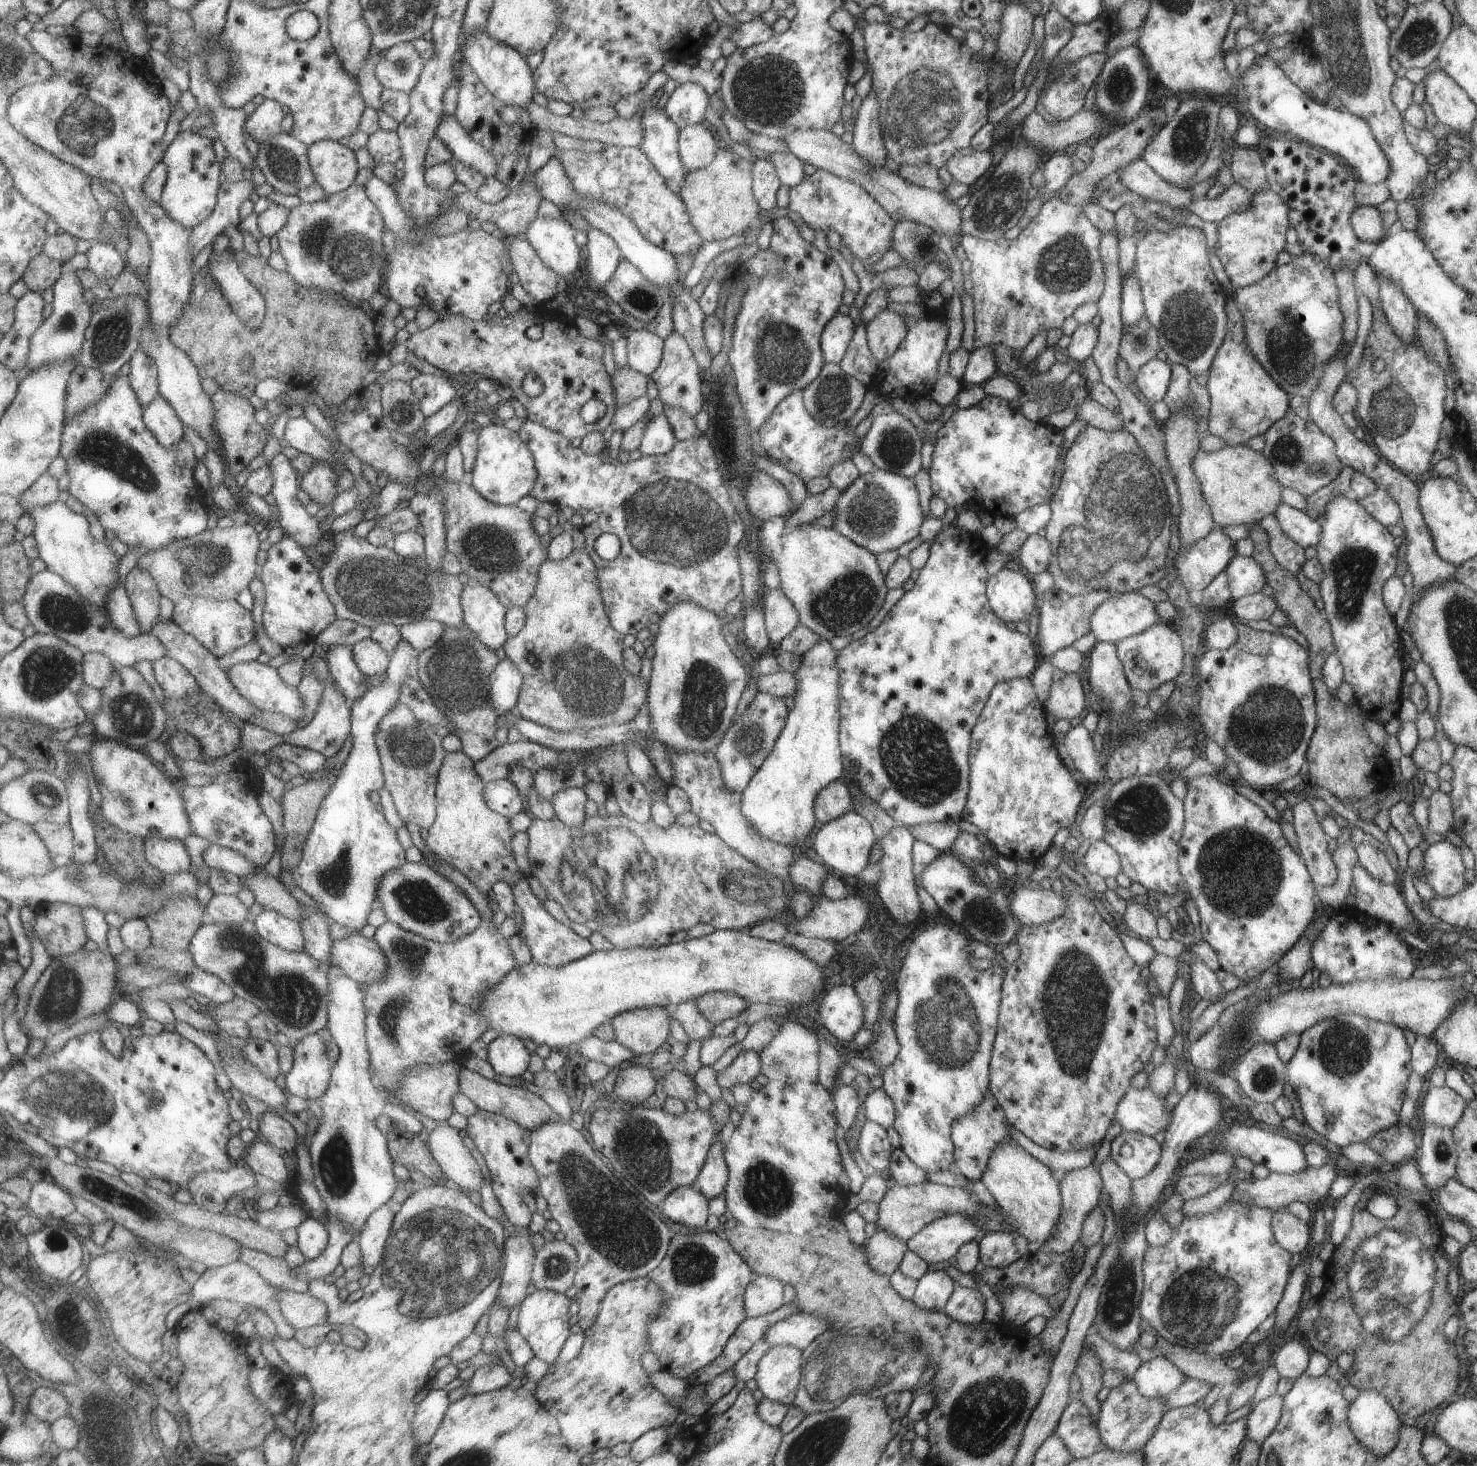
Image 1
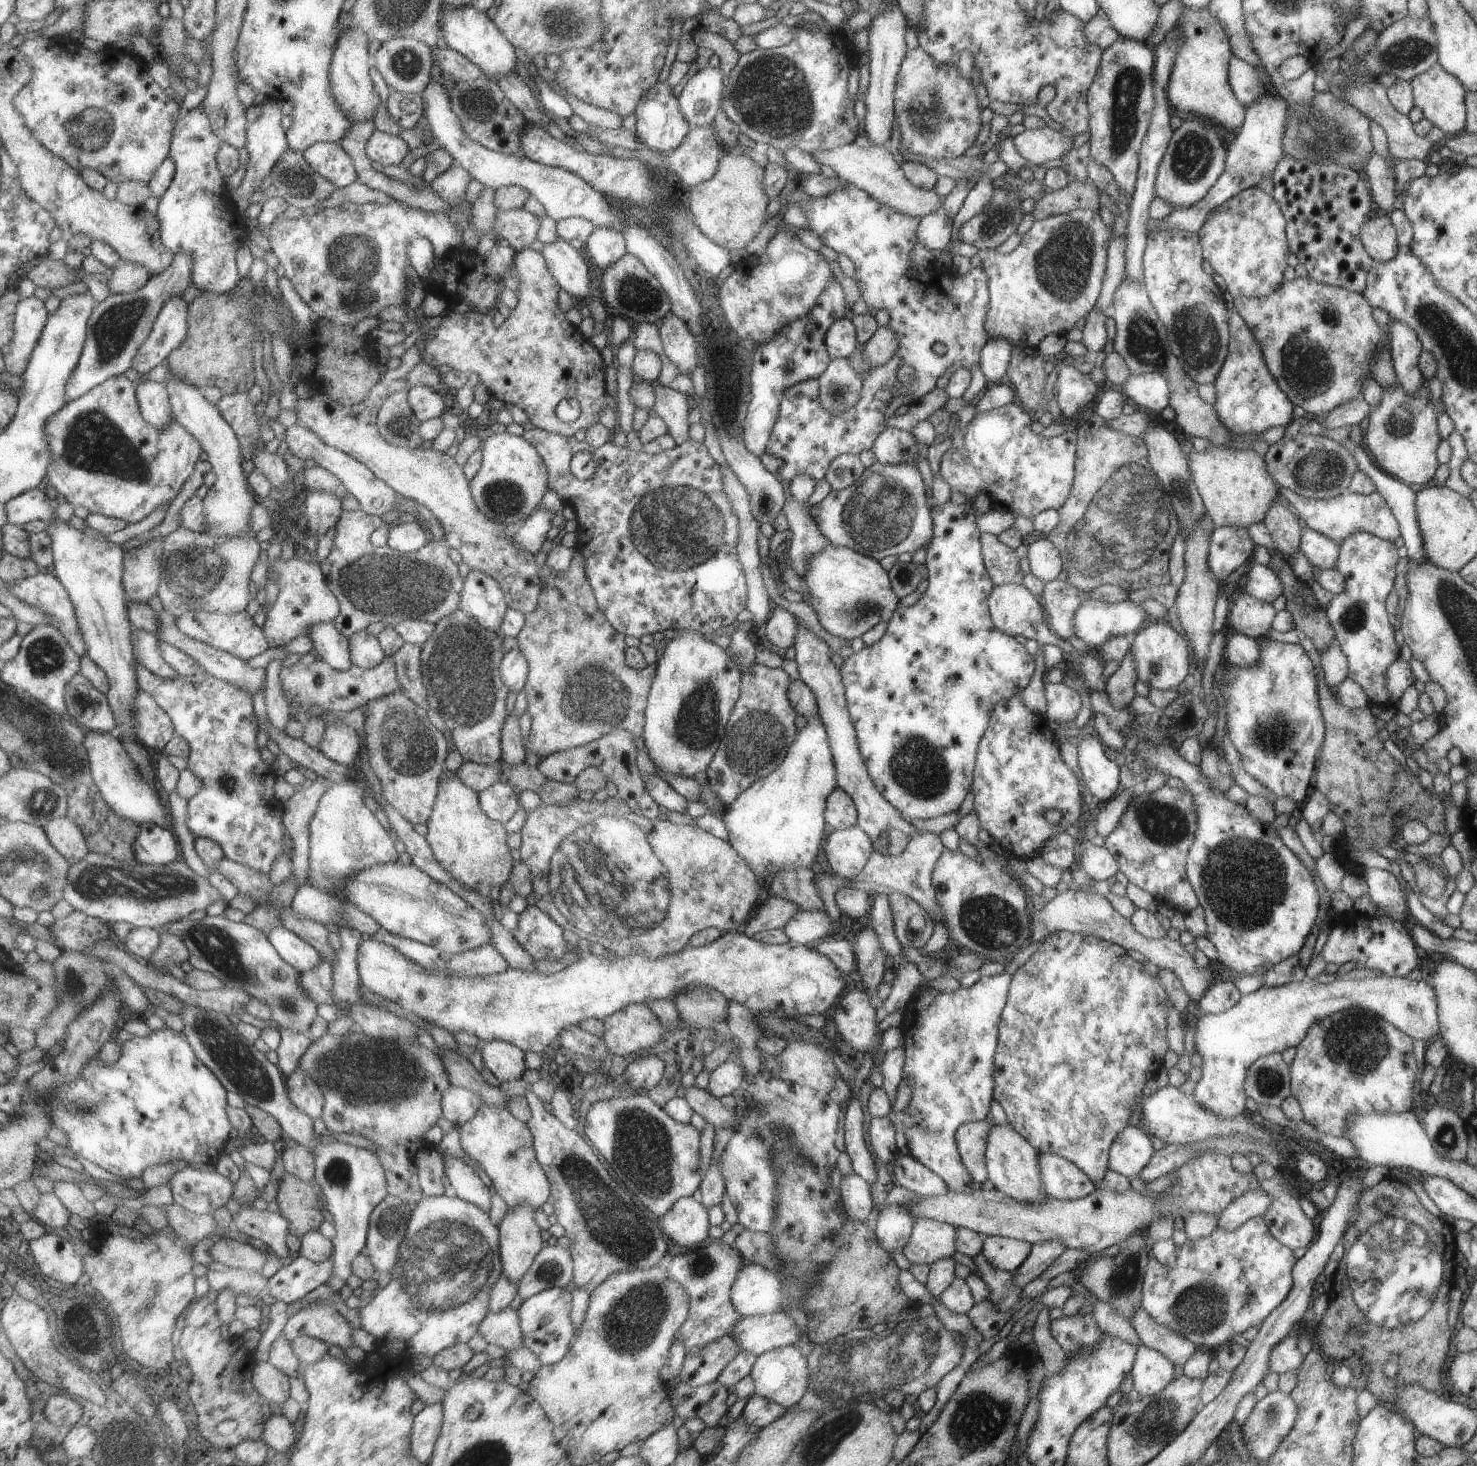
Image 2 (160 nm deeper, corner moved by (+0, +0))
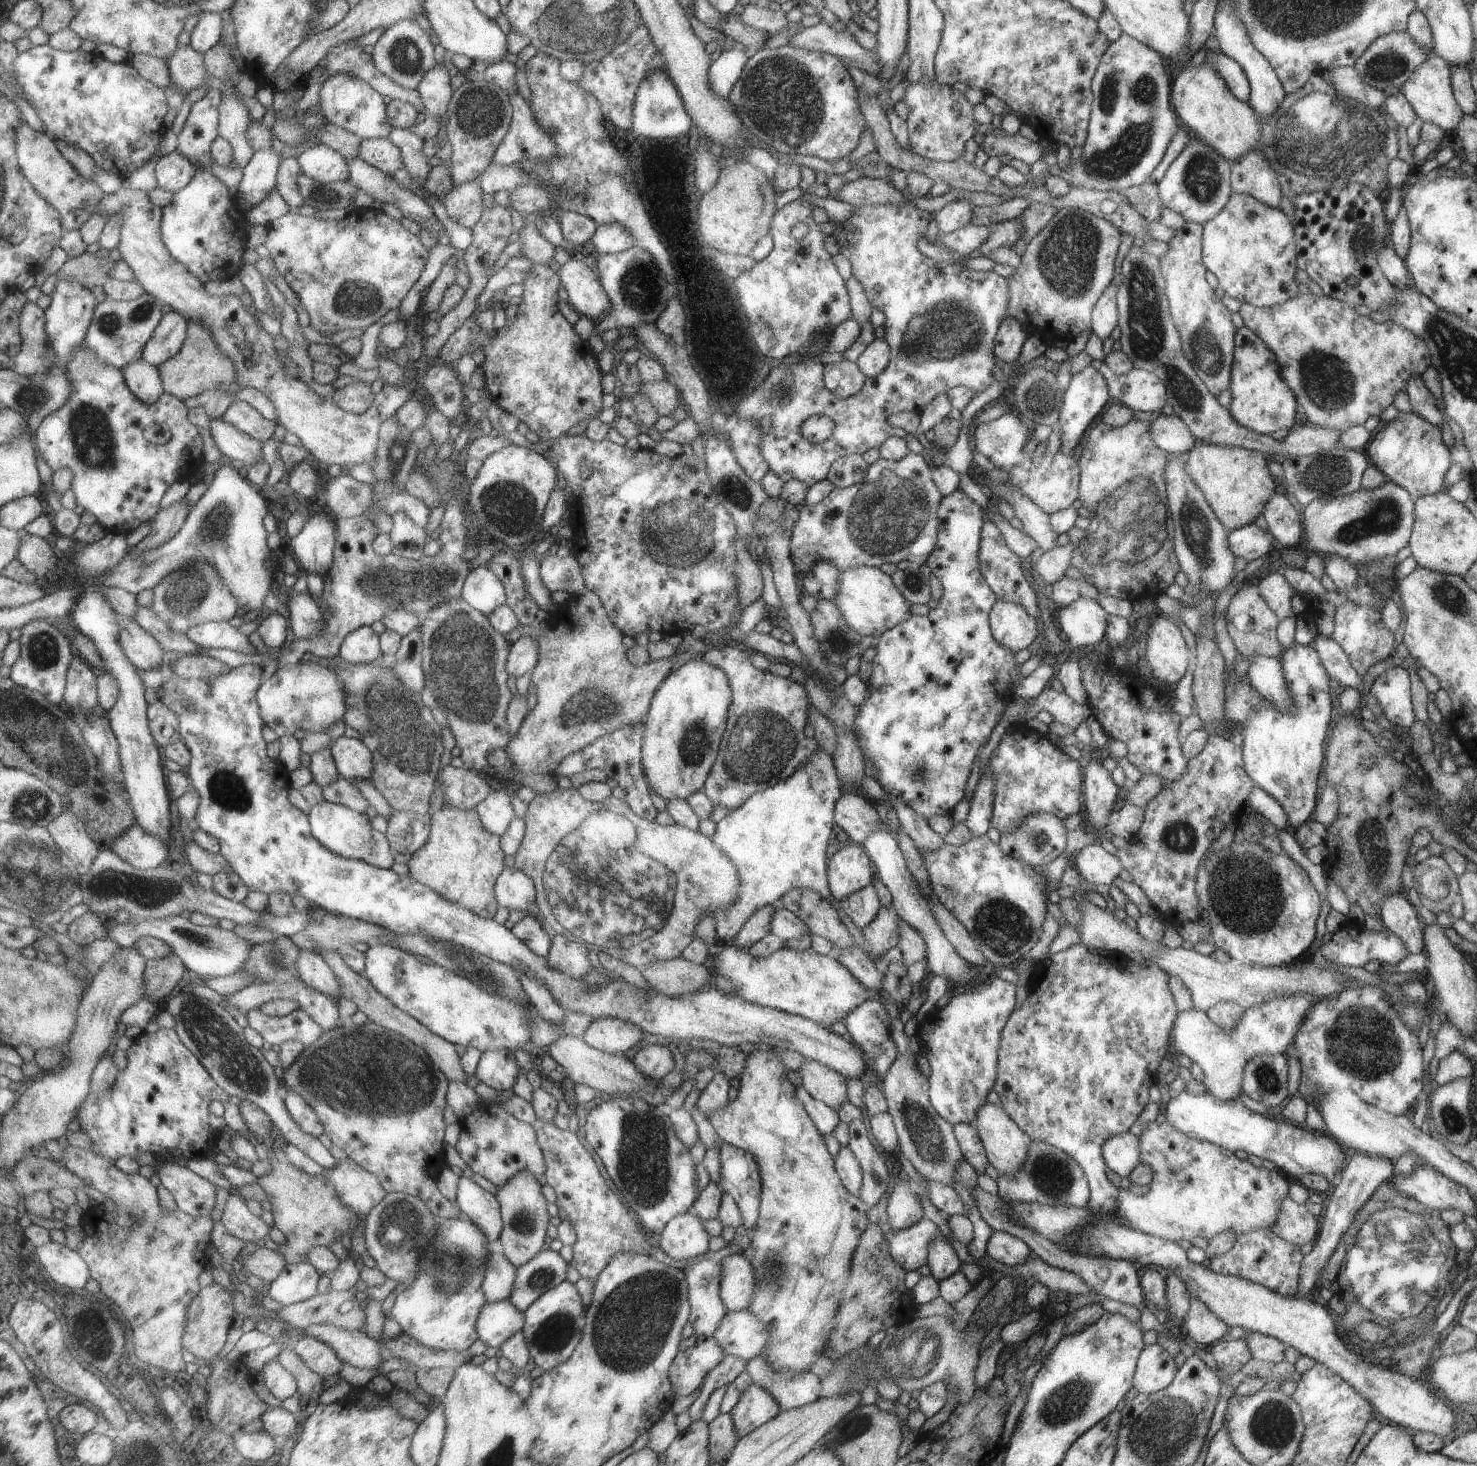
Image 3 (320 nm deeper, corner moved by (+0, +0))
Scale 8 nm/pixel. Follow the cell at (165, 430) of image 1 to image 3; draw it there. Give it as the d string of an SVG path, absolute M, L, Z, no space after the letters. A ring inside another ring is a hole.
M145 359L131 362L122 370L129 389L145 404L155 404L167 392L160 369Z

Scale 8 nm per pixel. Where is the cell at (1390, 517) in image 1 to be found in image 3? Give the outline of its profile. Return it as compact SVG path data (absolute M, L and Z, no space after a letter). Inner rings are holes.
M1386 481L1373 490L1358 489L1329 500L1316 499L1303 506L1303 531L1300 544L1308 554L1312 552L1322 557L1323 554L1331 552L1341 558L1347 558L1351 564L1357 562L1367 564L1381 556L1395 555L1398 550L1408 544L1413 520L1413 499L1403 488L1391 481Z

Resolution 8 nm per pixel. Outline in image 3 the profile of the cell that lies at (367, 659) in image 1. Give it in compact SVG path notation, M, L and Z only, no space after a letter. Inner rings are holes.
M363 626L345 640L340 657L349 664L369 664L383 654L379 634L371 626Z

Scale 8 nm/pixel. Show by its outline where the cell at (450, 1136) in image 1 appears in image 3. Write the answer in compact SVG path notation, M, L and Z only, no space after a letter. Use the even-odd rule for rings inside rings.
M470 1178L459 1180L458 1204L461 1211L481 1228L490 1242L500 1240L504 1222L496 1194L491 1194Z

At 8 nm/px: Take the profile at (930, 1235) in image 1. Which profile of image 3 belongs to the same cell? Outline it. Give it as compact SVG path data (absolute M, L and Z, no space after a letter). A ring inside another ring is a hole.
M925 1217L905 1230L884 1229L891 1258L905 1271L924 1271L929 1242L939 1233L939 1228Z

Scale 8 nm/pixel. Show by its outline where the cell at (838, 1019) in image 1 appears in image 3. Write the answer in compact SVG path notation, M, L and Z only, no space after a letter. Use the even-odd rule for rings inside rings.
M863 1000L857 1008L845 1014L846 1033L857 1044L864 1062L882 1078L897 1057L895 1042L889 1034L890 1018L881 1002Z

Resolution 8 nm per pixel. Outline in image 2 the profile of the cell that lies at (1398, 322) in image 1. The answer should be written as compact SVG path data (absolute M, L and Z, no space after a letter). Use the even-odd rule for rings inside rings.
M1391 318L1387 328L1396 382L1407 394L1415 394L1417 390L1421 390L1423 384L1423 376L1418 368L1419 354L1422 352L1421 342L1417 340L1417 334L1413 334L1409 326L1405 326L1405 322L1397 322Z

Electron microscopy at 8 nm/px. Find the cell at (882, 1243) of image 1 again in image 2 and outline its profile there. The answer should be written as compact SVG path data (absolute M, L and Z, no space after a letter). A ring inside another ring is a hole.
M889 1204L880 1207L881 1211L874 1216L877 1220L875 1224L875 1240L885 1250L885 1254L893 1254L893 1251L901 1251L909 1241L912 1227L911 1214L905 1206L899 1204Z

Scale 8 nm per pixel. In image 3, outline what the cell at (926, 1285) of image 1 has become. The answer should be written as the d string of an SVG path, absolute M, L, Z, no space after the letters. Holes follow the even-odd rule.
M941 1233L937 1234L929 1242L927 1250L927 1262L924 1271L928 1272L932 1278L939 1282L947 1276L951 1276L960 1270L962 1262L959 1262L952 1244L949 1244Z

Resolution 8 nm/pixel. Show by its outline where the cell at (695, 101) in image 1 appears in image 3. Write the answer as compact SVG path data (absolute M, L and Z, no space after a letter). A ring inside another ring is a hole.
M734 42L729 50L721 51L719 58L710 62L707 70L707 84L715 96L728 98L733 84L737 82L749 58L750 51L747 49L743 44Z

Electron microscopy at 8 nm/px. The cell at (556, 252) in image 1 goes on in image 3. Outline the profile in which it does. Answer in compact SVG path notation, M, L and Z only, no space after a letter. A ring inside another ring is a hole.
M571 253L569 260L557 270L561 286L567 292L567 303L580 316L598 322L607 312L609 300L599 284L598 275L575 257Z

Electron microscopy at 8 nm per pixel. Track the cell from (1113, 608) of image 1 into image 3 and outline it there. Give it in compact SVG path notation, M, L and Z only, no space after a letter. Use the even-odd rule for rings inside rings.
M1081 597L1062 608L1058 622L1061 632L1071 643L1071 648L1085 646L1096 648L1105 635L1108 616L1095 599Z

